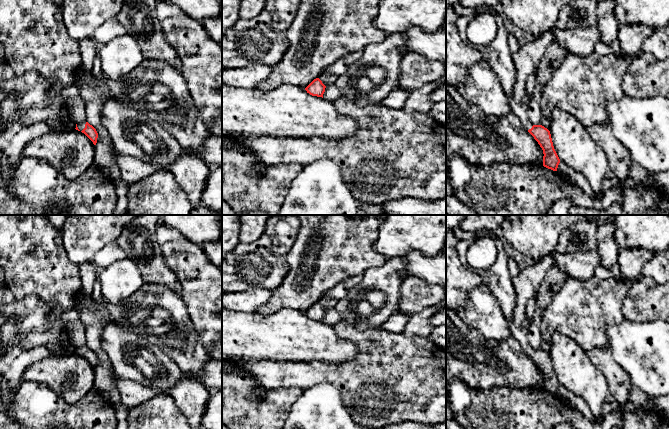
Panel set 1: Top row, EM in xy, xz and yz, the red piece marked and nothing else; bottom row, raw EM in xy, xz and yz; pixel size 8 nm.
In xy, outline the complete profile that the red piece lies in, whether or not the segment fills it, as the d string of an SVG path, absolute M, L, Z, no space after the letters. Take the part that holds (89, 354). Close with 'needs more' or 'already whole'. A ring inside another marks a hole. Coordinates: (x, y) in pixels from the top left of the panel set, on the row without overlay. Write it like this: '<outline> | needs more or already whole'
M88 346L77 347L75 353L84 357L96 369L98 357L92 349Z | needs more

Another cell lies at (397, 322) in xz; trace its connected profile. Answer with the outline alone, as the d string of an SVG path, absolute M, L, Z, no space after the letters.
M396 312L380 326L382 329L388 332L402 333L409 319L410 319L409 315Z

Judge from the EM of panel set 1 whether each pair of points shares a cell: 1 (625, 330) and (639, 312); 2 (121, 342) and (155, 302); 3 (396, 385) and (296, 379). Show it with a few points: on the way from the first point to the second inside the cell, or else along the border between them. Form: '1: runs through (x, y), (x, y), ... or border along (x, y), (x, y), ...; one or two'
1: border along (624, 319), (639, 322), (655, 320); two
2: border along (109, 321), (146, 338), (151, 343); two
3: runs through (371, 383), (344, 375), (321, 375); one

